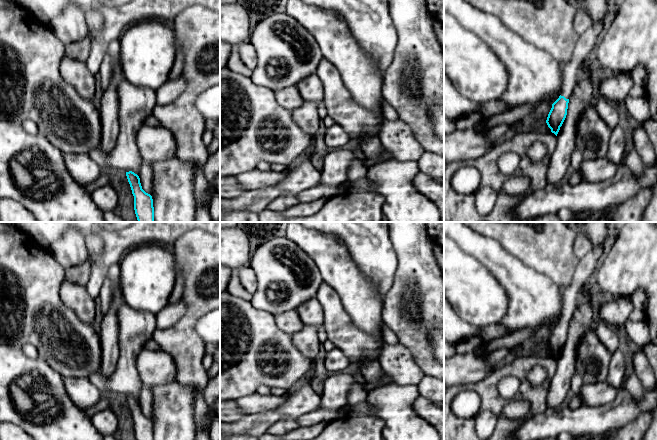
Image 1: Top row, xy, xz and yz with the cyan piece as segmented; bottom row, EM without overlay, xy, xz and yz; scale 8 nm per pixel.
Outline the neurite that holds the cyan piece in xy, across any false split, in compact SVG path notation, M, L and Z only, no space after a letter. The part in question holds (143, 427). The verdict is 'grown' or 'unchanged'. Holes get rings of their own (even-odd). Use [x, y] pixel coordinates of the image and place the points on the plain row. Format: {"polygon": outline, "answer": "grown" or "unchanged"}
{"polygon": "M132 395L126 396L126 400L134 420L136 440L154 440L152 420L142 413L139 400Z", "answer": "unchanged"}

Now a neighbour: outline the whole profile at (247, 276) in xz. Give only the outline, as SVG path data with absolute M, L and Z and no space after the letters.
M246 266L239 269L239 280L243 287L251 294L254 294L258 288L258 280L255 271Z

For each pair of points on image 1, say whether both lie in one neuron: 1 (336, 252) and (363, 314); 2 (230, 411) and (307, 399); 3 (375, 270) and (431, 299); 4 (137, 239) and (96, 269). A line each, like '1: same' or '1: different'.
1: same
2: different
3: different
4: same

